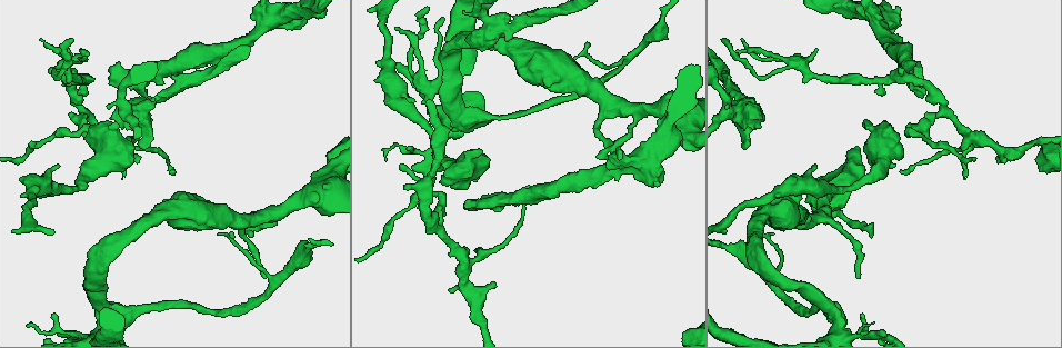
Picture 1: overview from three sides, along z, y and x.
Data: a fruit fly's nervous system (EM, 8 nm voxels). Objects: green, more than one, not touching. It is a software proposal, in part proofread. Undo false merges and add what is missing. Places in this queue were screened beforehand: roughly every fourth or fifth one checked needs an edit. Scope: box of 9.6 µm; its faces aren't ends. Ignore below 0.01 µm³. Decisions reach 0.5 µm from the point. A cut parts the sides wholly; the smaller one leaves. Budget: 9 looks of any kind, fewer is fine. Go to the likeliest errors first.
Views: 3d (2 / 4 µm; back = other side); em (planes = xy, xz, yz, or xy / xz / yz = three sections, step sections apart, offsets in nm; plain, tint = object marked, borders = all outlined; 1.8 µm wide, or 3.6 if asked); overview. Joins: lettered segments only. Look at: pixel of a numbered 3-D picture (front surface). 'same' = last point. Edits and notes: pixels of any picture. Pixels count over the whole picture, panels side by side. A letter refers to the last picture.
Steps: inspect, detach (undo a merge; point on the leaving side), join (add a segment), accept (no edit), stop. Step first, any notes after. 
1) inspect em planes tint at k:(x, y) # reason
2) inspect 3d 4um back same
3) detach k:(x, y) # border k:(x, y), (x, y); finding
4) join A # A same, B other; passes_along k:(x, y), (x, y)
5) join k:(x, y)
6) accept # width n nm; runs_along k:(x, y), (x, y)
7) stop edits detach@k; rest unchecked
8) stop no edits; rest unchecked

inspect em yz step 8 tint at 1:(84, 112) # three arms meet

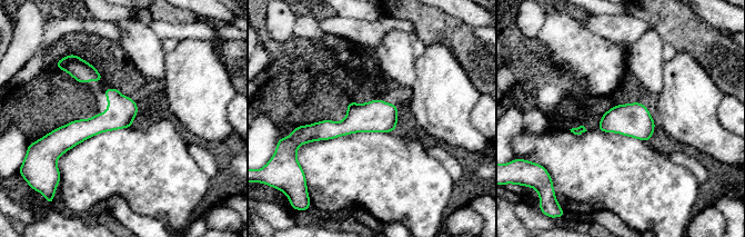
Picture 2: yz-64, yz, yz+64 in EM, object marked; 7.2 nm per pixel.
inspect em planes borders same # another direction

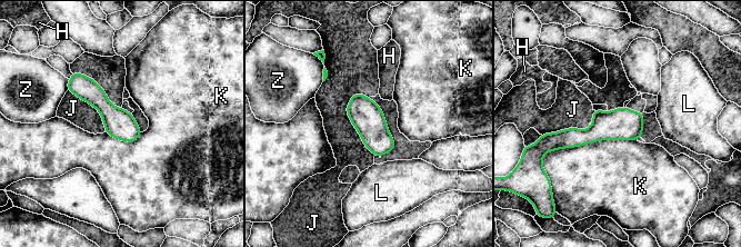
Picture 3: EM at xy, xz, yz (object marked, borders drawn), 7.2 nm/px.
accept # longest_contact K 650 nm; H other, J other, K other, L other, Z other; runs_along 3:(640, 118), (589, 136), (552, 137); all the same cell

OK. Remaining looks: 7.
inspect em 3.6um planes plain at 1:(424, 102) # free end

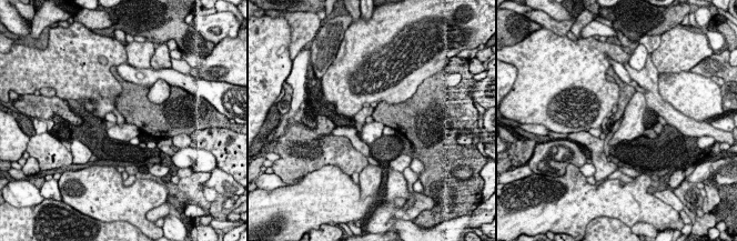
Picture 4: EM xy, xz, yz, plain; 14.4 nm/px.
inspect em 3.6um planes borders same # see the neighbours

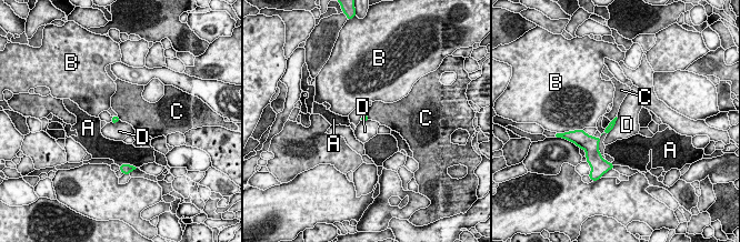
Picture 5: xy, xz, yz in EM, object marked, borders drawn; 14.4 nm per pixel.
accept # A other, B other, C other, D other; none of them fits

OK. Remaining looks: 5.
inspect 3d 4um at 1:(479, 151) # free end

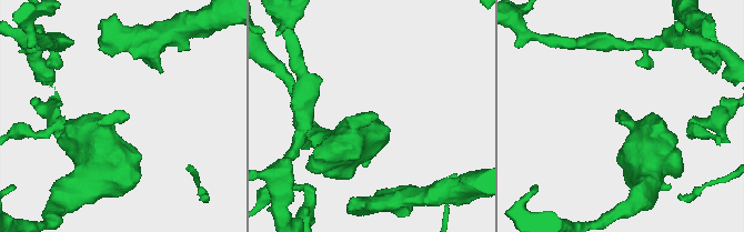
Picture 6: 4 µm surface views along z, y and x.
inspect em 3.6um planes tint at 6:(375, 115)

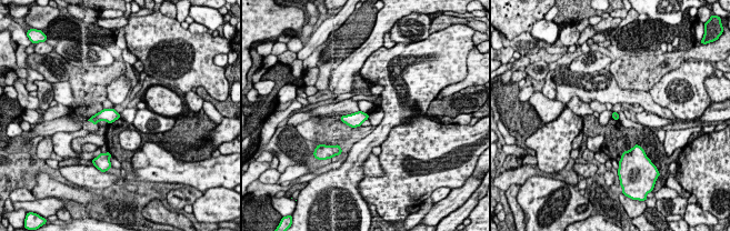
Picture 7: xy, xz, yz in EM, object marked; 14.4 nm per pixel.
inspect em 3.6um planes borders same

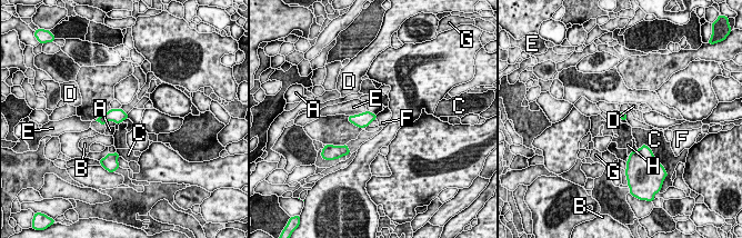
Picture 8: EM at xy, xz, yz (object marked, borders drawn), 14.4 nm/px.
accept # A other, B other, C other, D other, E other, F other, G other, H other; no lettered segment goes on from it

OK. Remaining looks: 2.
inspect 3d 2um at 1:(398, 27) # tapers out

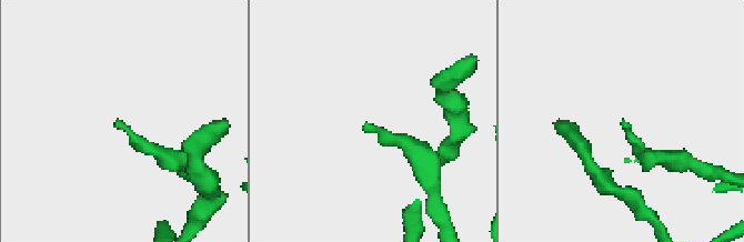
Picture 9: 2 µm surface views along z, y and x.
inspect em yz step 16 borders at 9:(119, 120)

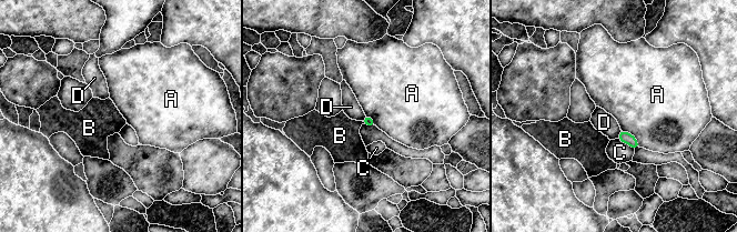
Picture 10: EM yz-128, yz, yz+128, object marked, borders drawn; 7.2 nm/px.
accept # longest_contact A 200 nm; A other, B other, C other, D other; border 10:(621, 129), (629, 132), (640, 147); none of them fits

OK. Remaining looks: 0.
stop no edits; rest unchecked

